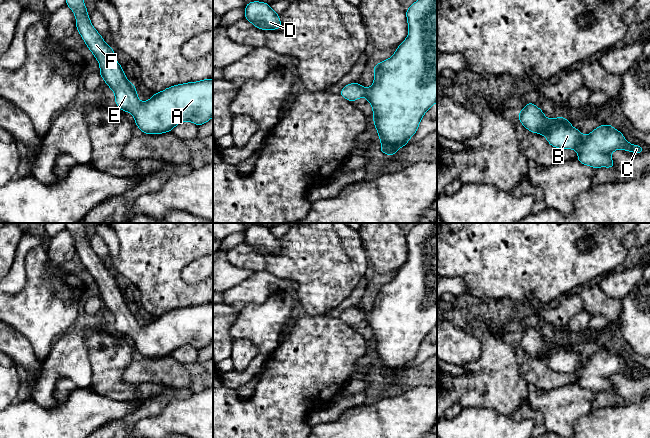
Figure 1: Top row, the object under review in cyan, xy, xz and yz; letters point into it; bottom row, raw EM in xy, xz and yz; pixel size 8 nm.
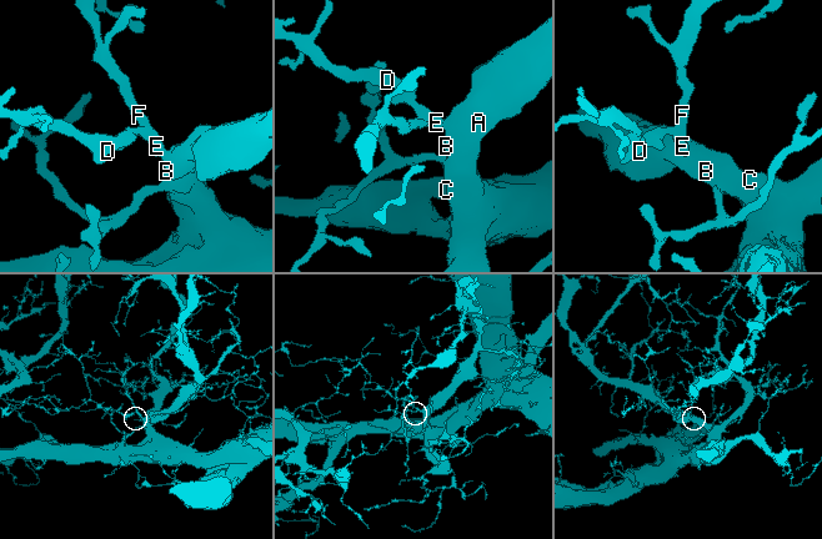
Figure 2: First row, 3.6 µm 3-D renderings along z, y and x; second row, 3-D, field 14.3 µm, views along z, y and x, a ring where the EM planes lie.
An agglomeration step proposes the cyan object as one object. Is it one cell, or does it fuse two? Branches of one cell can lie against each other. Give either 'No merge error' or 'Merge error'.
No merge error

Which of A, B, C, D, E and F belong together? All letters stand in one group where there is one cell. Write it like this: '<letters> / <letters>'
A B C D E F

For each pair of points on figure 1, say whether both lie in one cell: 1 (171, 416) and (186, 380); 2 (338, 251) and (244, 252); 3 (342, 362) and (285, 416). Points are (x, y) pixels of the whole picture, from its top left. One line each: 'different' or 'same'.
1: different
2: same
3: same

